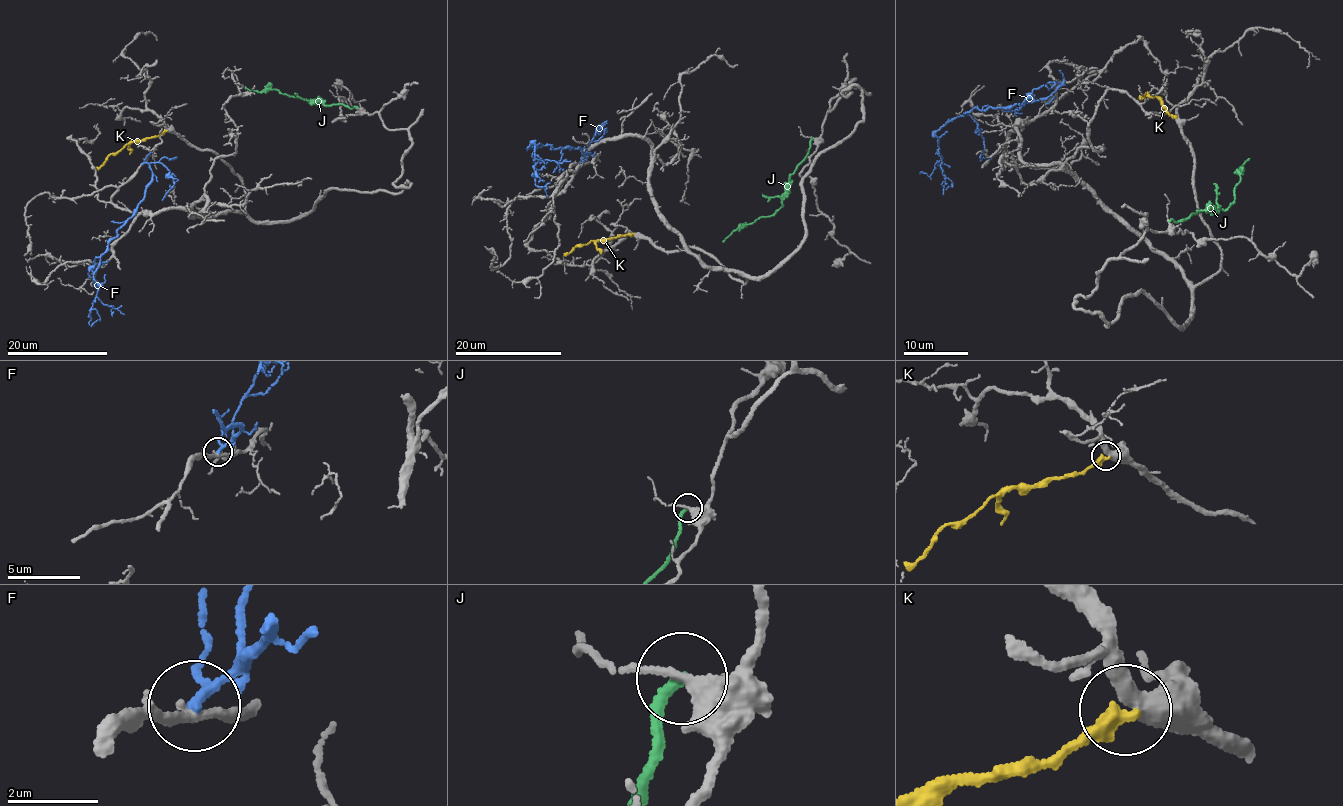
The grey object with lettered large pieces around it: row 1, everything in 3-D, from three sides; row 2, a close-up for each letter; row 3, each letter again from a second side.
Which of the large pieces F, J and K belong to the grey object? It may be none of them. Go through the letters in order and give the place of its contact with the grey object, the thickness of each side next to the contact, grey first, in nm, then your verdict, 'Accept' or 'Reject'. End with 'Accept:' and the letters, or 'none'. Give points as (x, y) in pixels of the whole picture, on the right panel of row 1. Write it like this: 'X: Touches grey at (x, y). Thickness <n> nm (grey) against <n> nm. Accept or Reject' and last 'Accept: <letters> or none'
F: Touches grey at (1064, 81). Thickness 190 nm (grey) against 170 nm. Reject
J: Touches grey at (1170, 221). Thickness 300 nm (grey) against 240 nm. Reject
K: Touches grey at (1176, 117). Thickness 400 nm (grey) against 440 nm. Reject
Accept: none

